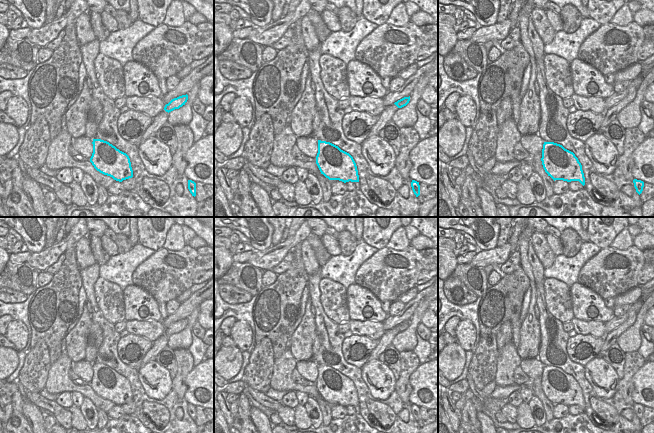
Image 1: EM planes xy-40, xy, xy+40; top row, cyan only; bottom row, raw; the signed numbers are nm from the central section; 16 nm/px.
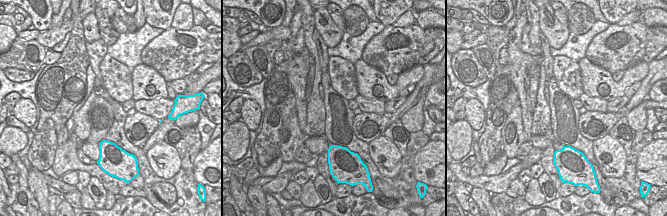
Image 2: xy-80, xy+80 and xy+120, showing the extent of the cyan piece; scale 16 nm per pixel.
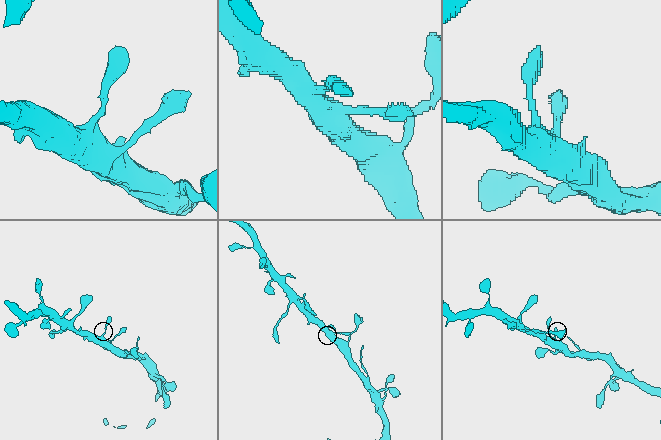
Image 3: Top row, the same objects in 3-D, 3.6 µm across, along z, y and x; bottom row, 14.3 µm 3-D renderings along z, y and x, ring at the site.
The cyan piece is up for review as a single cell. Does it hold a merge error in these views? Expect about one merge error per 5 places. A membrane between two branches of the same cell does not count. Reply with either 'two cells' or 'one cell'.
one cell

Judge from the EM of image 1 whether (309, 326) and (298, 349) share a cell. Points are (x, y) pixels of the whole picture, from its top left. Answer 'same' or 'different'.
same

